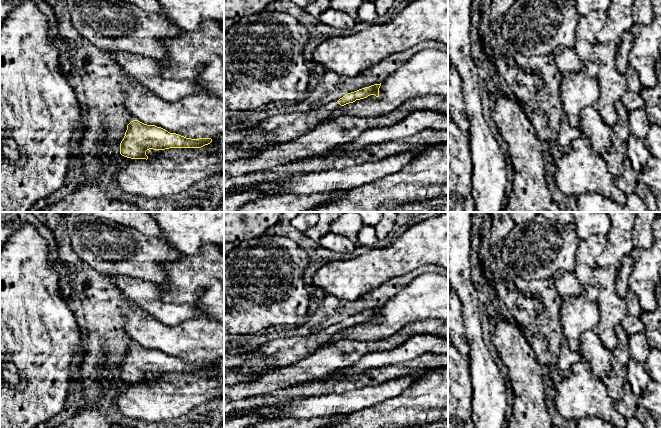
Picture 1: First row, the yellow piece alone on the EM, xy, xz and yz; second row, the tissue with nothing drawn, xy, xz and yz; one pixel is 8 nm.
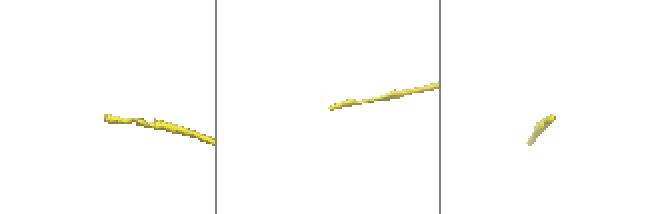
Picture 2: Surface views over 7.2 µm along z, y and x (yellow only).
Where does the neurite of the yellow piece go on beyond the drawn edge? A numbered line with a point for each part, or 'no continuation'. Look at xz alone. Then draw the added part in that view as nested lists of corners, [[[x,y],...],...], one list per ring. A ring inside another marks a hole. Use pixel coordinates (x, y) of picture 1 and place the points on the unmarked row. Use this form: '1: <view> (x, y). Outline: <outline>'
1: xz (285, 351). Outline: [[[336,324],[308,336],[279,337],[256,349],[241,353],[245,362],[239,371],[255,372],[260,365],[269,368],[289,366],[326,346],[340,331]]]

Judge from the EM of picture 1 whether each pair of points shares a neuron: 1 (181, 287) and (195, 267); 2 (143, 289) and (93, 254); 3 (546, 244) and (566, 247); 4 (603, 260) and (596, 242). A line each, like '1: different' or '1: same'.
1: same
2: different
3: same
4: different

